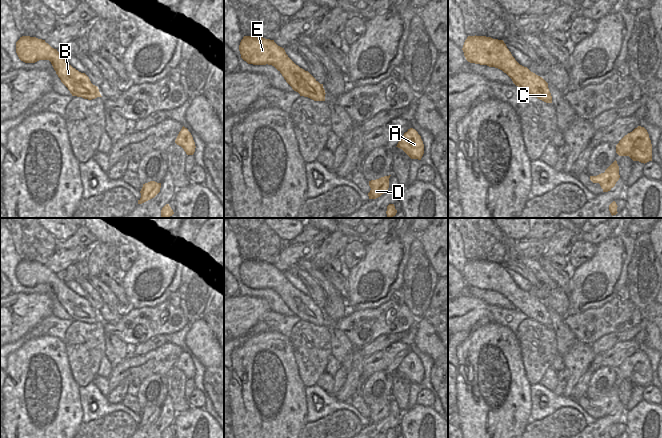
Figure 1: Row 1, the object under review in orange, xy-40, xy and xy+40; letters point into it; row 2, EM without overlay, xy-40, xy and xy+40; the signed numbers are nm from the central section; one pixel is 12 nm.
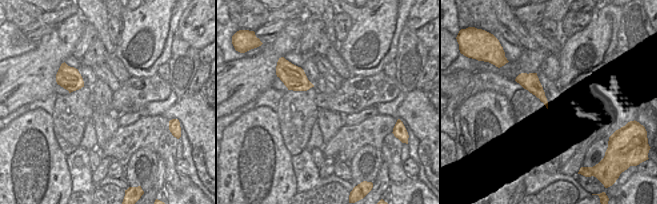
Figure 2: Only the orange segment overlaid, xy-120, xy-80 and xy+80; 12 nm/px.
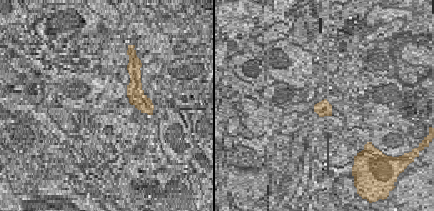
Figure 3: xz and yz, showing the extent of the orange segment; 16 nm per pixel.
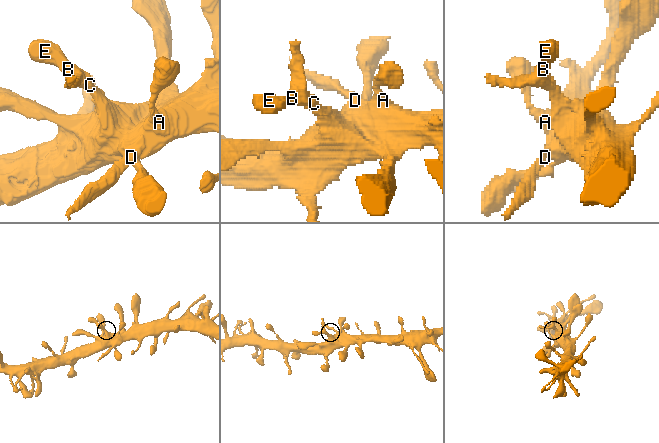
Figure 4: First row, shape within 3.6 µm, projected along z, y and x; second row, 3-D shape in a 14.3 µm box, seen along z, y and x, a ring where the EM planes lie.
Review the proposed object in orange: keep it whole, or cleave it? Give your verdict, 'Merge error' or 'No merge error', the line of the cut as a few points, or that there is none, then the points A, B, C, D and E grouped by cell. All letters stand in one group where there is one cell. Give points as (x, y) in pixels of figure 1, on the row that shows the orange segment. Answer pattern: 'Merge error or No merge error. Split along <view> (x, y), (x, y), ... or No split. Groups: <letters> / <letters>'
No merge error. No split. Groups: A B C D E.

